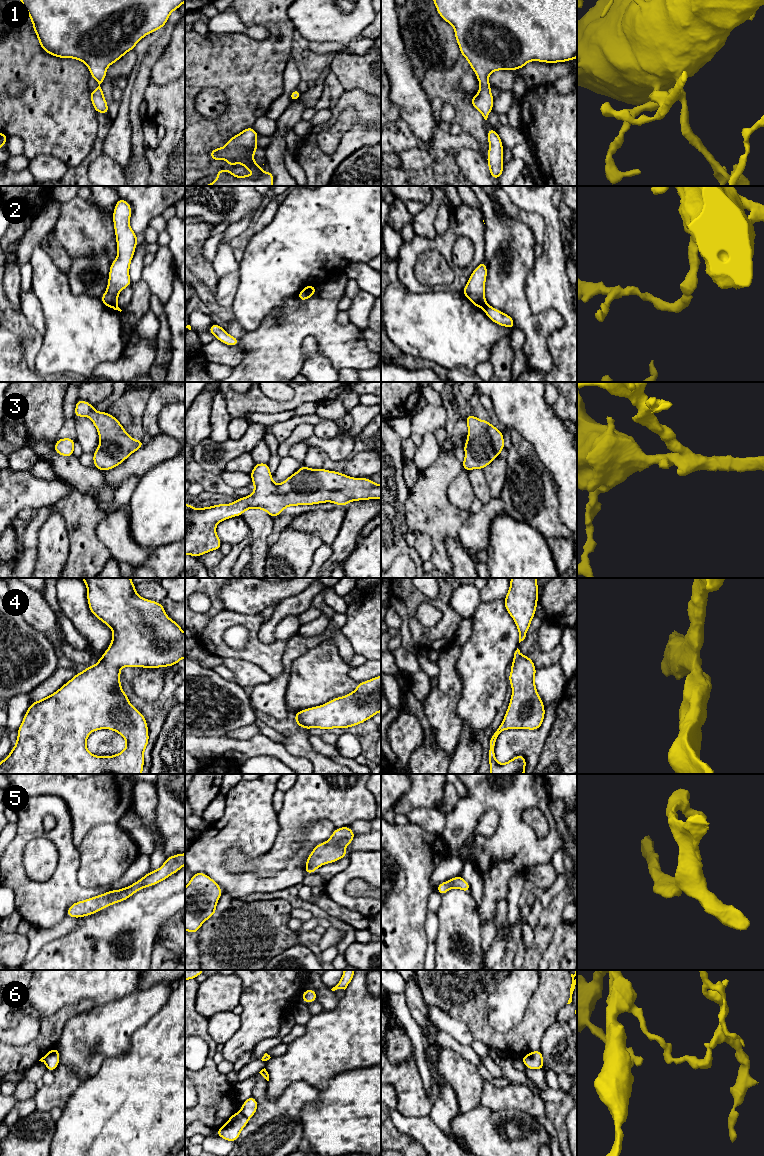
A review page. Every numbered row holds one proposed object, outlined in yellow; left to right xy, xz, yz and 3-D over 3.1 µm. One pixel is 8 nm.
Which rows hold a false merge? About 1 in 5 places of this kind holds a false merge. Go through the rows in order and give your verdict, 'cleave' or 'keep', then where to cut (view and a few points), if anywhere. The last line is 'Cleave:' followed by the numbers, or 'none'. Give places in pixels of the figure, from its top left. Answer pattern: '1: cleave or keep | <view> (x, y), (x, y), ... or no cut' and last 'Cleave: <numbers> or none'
1: keep | no cut
2: cleave | yz (486, 304), (482, 307)
3: keep | no cut
4: keep | no cut
5: keep | no cut
6: cleave | xz (240, 1111), (248, 1119)
Cleave: 2, 6

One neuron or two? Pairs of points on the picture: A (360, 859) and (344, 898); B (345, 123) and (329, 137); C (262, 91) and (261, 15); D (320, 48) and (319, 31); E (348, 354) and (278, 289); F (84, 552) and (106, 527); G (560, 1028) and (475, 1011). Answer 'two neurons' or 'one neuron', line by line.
A: one neuron
B: one neuron
C: one neuron
D: two neurons
E: two neurons
F: two neurons
G: two neurons

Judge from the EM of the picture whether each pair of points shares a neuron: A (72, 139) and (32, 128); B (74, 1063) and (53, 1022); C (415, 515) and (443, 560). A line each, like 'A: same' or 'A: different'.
A: same
B: different
C: same

